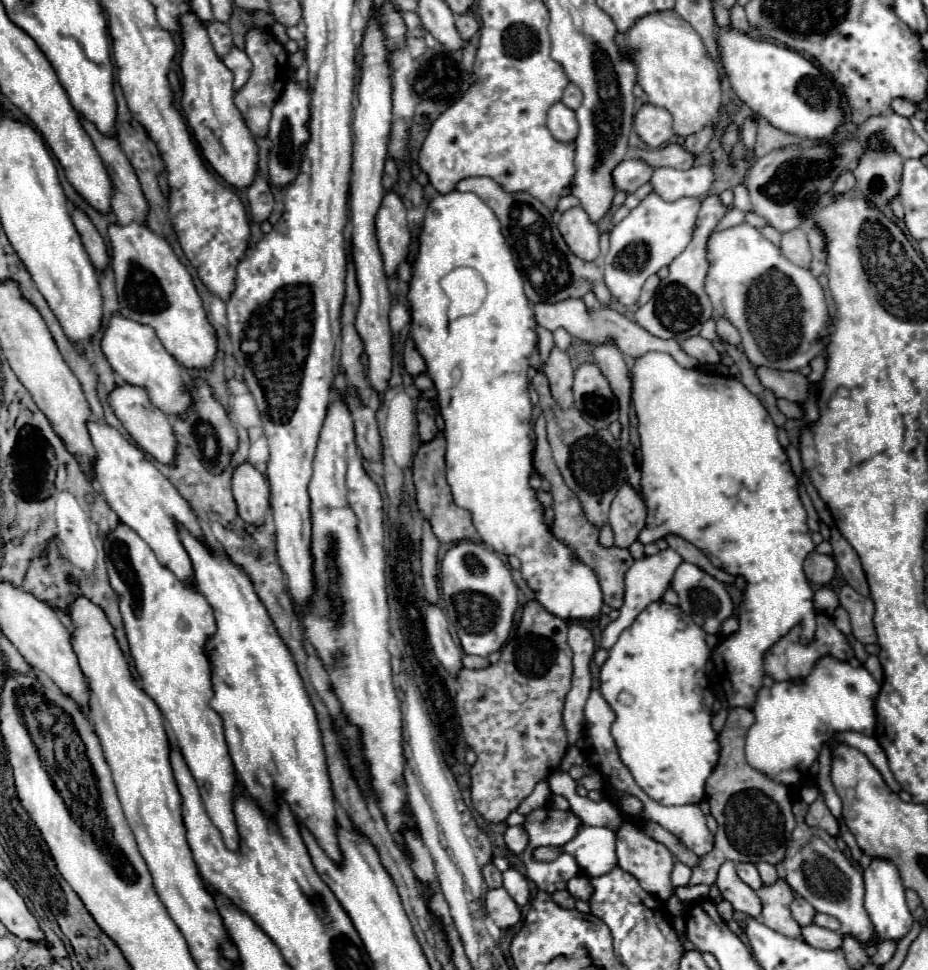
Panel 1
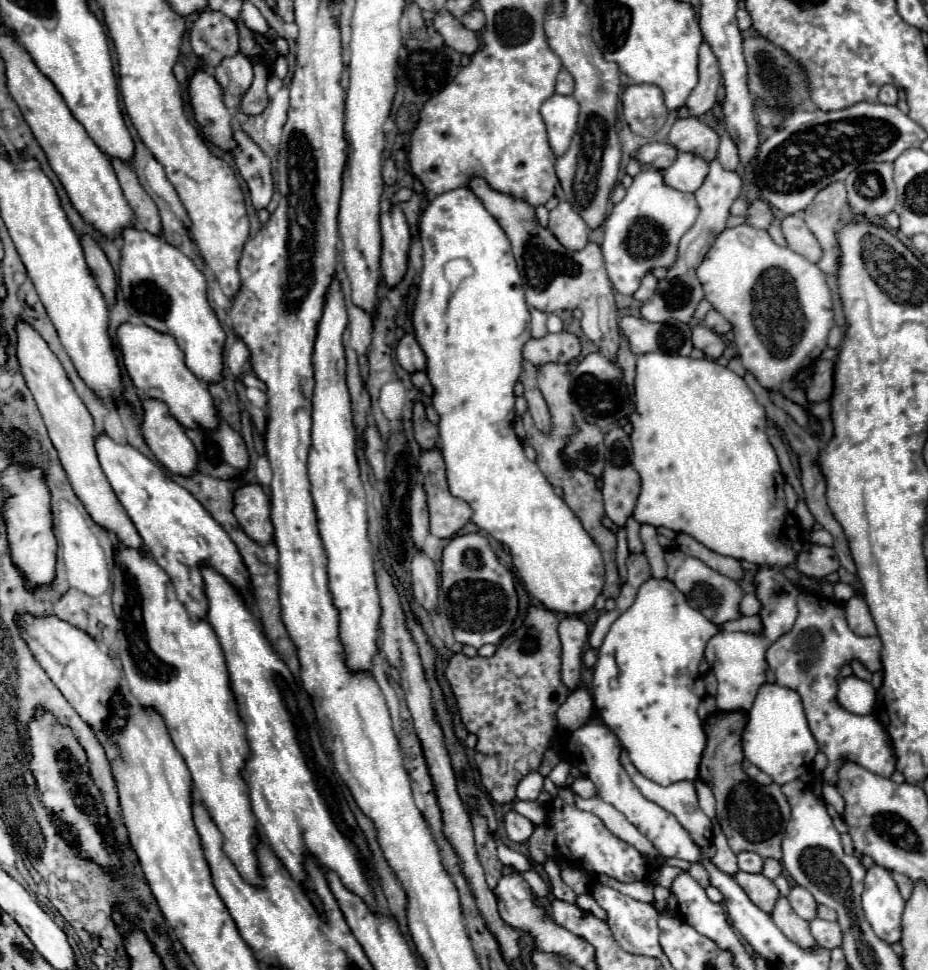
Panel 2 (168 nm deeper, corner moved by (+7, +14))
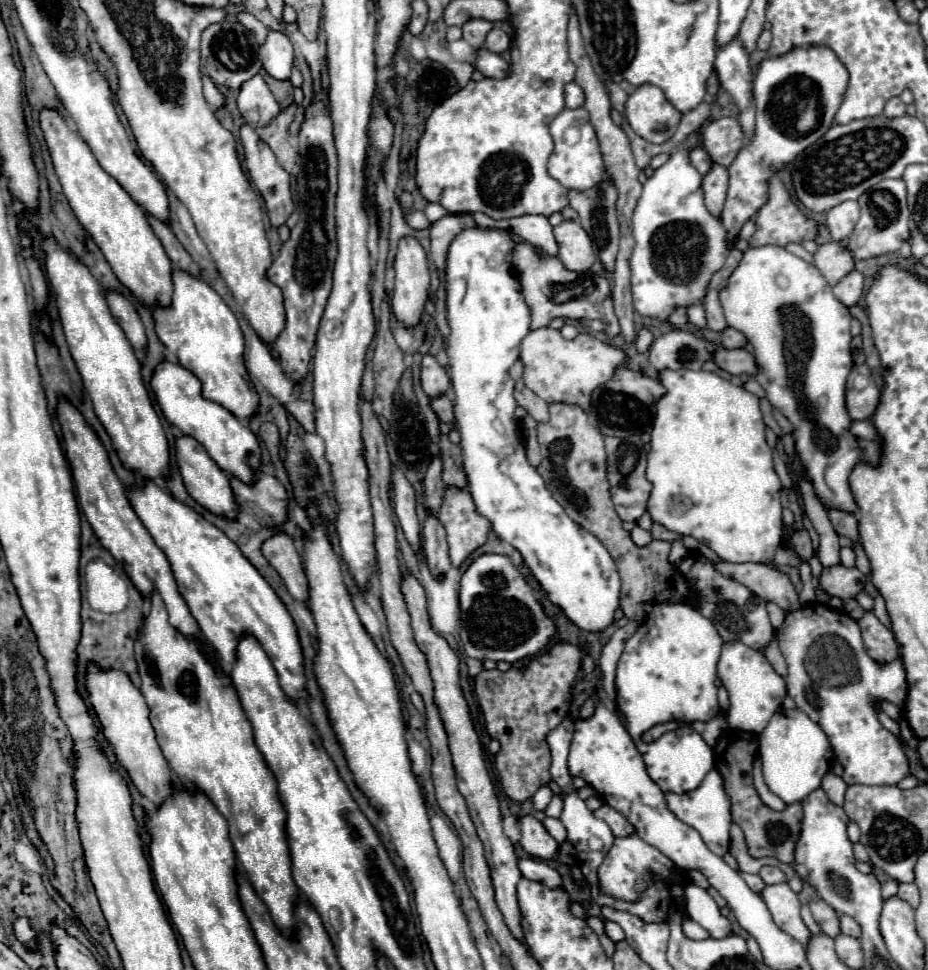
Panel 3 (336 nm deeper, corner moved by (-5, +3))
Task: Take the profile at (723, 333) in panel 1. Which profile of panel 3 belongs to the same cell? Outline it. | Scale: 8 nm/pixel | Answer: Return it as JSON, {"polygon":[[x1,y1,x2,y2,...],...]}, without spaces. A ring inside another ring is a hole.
{"polygon":[[727,327,723,331,723,339,721,339,721,347,727,347,727,349,737,349,737,347,743,347,747,343,745,335,741,331,735,331,733,327]]}

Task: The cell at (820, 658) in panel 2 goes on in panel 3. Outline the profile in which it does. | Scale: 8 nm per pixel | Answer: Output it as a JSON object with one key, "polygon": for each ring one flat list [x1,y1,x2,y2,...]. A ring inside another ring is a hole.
{"polygon":[[823,603,805,605,799,611,787,613,783,625,777,629,777,641,787,661,787,677,785,677,787,693,793,697,797,709,801,709,813,721,817,721,819,727,829,737,829,743,835,751,835,759,845,769,843,781,847,785,853,783,897,785,903,777,911,775,911,763,899,739,879,723,877,713,873,709,873,701,877,699,889,699,891,703,903,707,907,695,907,681,905,681,905,669,901,659,895,659,891,663,879,663,871,659,865,651,857,621,845,613,845,623,843,623,841,615,831,611]]}

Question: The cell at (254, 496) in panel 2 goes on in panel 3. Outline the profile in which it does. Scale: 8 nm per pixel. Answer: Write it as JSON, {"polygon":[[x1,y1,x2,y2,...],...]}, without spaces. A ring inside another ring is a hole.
{"polygon":[[279,531,263,543,261,551,285,581,289,593,295,599,307,601,307,579,303,573,303,559,295,547,295,539]]}

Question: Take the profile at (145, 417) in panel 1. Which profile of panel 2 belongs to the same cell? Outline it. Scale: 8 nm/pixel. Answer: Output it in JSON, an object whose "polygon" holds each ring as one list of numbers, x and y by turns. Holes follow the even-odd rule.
{"polygon":[[143,400,143,408,147,412,147,416,143,418,143,436,147,446,151,448,151,452,155,454,155,458,171,472,171,474,179,474,179,476,193,476,193,472,197,470,197,452,195,446,191,444,191,440,185,434,185,428,169,414,169,408,159,402,159,400]]}

